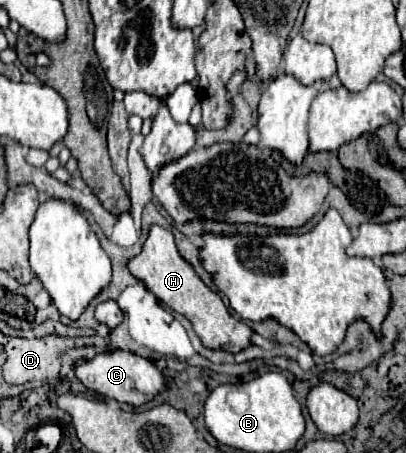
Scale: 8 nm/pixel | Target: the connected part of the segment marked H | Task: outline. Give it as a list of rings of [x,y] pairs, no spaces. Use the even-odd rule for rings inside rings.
[[[153,225],[147,241],[143,245],[143,251],[129,261],[129,271],[131,271],[133,277],[143,281],[145,287],[161,303],[165,303],[169,309],[185,315],[191,321],[197,337],[201,339],[201,343],[205,347],[223,349],[223,351],[229,351],[229,353],[239,353],[239,351],[251,347],[253,329],[245,321],[235,319],[227,311],[223,299],[199,279],[195,269],[179,255],[171,231],[167,231],[159,225]]]

